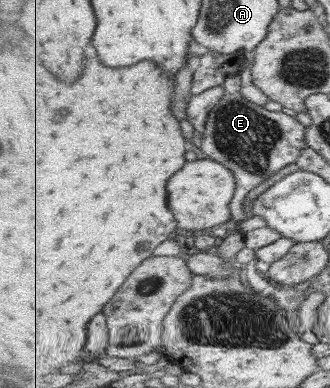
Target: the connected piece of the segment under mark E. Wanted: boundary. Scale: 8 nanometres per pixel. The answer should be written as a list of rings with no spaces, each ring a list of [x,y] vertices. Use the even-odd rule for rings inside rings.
[[[241,77],[225,81],[225,94],[209,114],[206,131],[202,133],[200,149],[211,159],[229,165],[239,187],[232,199],[232,219],[235,223],[246,221],[245,199],[263,181],[273,177],[283,167],[295,163],[303,149],[307,149],[306,127],[295,117],[282,112],[269,111],[243,97]]]

